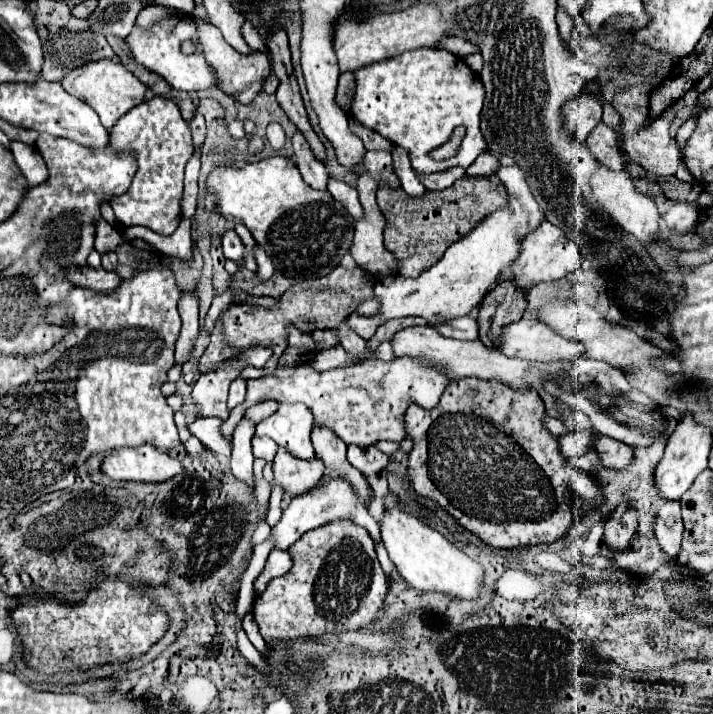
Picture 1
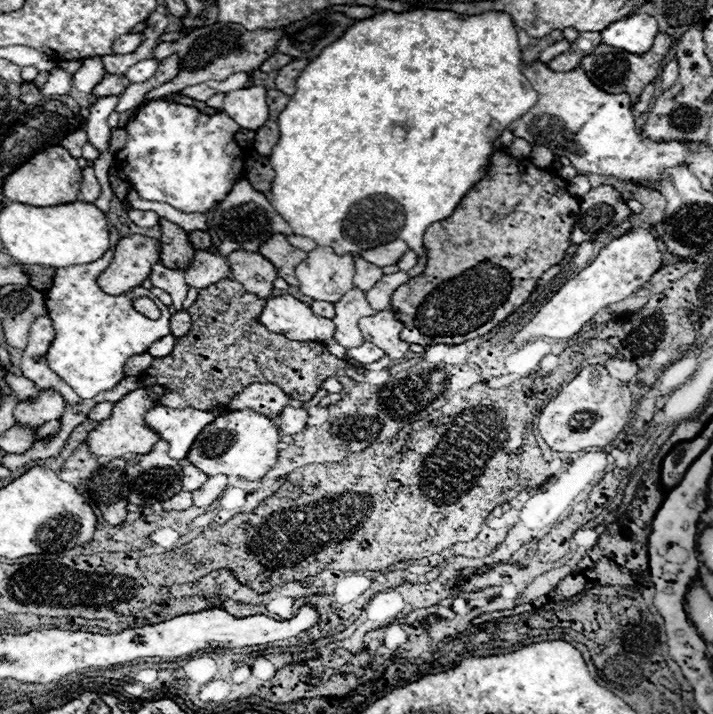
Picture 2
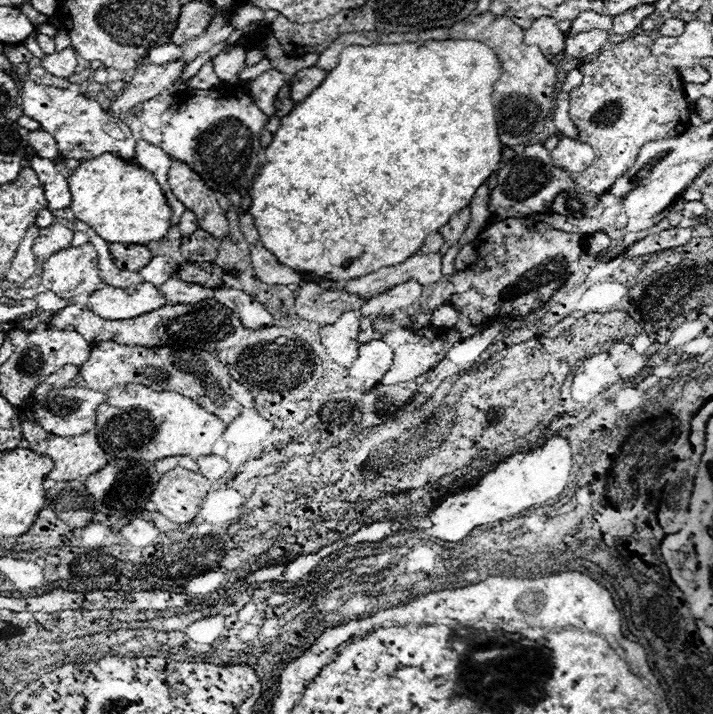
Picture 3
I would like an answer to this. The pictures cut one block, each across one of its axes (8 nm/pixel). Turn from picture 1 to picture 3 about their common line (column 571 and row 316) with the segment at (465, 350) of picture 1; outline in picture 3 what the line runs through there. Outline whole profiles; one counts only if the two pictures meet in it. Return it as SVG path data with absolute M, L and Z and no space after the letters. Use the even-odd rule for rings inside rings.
M410 280L410 282L400 284L398 288L390 288L388 292L366 300L360 306L360 316L366 318L366 316L378 316L382 312L406 310L410 304L420 300L420 296L422 296L422 286L414 280Z

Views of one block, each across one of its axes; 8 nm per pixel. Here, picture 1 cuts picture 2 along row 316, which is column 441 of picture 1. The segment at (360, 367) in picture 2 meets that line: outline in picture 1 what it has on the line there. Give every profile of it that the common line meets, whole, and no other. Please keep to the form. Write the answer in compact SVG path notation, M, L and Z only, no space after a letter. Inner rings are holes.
M502 166L498 170L498 178L508 190L510 204L500 208L498 212L492 212L470 234L466 234L462 240L452 244L444 252L442 260L434 264L430 270L422 272L418 278L388 276L380 284L376 284L374 292L378 298L378 312L374 316L364 316L358 312L350 314L346 320L350 330L354 330L364 340L370 340L378 326L382 326L384 322L392 318L404 316L404 304L406 304L408 316L422 316L428 322L438 324L438 322L446 322L458 316L466 316L470 314L472 308L476 308L482 302L488 288L492 288L498 282L500 272L504 272L512 264L512 260L518 256L520 238L526 238L544 220L542 210L538 208L538 202L534 200L526 184L526 174L522 172L522 168Z

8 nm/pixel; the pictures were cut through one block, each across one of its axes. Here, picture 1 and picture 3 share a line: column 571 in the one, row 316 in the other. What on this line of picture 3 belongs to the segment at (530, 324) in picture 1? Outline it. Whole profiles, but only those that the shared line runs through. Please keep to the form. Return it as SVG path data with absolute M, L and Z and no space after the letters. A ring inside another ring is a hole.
M354 310L344 312L336 322L324 326L320 330L320 338L330 358L342 366L352 366L358 356L358 332L360 332L360 316Z

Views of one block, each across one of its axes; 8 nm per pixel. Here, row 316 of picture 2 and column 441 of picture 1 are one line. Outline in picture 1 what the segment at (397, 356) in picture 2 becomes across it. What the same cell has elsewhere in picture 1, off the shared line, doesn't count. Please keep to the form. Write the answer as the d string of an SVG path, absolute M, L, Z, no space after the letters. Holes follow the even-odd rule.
M394 358L392 362L366 360L364 364L334 368L328 372L316 372L308 364L298 364L290 368L276 368L270 376L248 380L246 402L236 406L230 418L224 422L222 432L232 436L232 430L242 420L248 406L258 404L262 398L272 398L276 402L304 402L314 412L316 424L326 424L332 428L346 444L366 446L380 440L402 442L406 438L404 414L410 404L420 404L430 410L438 404L442 392L446 390L450 378L444 368L430 360L420 358Z

